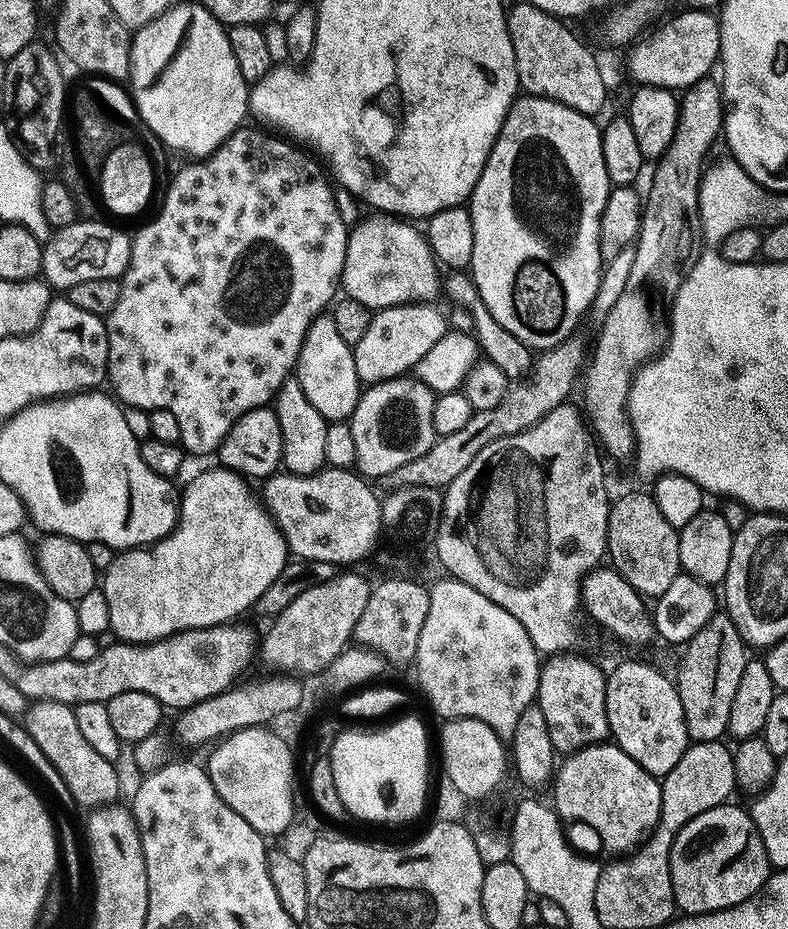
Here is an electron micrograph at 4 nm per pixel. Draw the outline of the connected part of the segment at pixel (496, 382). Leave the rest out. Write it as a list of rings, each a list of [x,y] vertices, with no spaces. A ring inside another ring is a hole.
[[[452,330],[442,338],[442,342],[438,342],[438,346],[435,346],[430,354],[426,354],[426,358],[415,368],[414,376],[441,397],[454,395],[462,389],[462,393],[473,404],[476,412],[493,412],[504,401],[504,395],[510,387],[510,379],[494,362],[481,356],[481,345],[478,342],[476,345],[474,337]],[[478,358],[480,361],[474,365]],[[472,366],[473,368],[470,369]],[[468,370],[468,377],[465,378]]]

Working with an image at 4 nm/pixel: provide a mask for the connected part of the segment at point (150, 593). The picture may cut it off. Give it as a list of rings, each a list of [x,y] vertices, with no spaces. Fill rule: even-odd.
[[[204,470],[196,476],[197,480],[188,488],[188,493],[183,493],[182,499],[179,501],[179,523],[176,525],[175,531],[172,532],[164,540],[158,541],[156,544],[145,547],[143,550],[135,550],[126,552],[115,557],[116,561],[112,564],[112,569],[108,572],[108,577],[103,577],[102,590],[107,594],[110,602],[110,610],[112,614],[113,633],[124,639],[123,643],[128,646],[147,646],[154,644],[160,640],[169,640],[172,636],[179,636],[189,632],[203,632],[206,628],[218,628],[221,626],[231,625],[239,618],[243,612],[249,612],[255,607],[255,604],[262,598],[264,594],[272,589],[274,584],[278,582],[280,576],[290,565],[290,551],[288,542],[283,531],[276,523],[276,517],[262,503],[261,497],[251,492],[249,485],[243,476],[239,476],[236,472],[227,470],[219,470],[220,472],[210,472]]]

